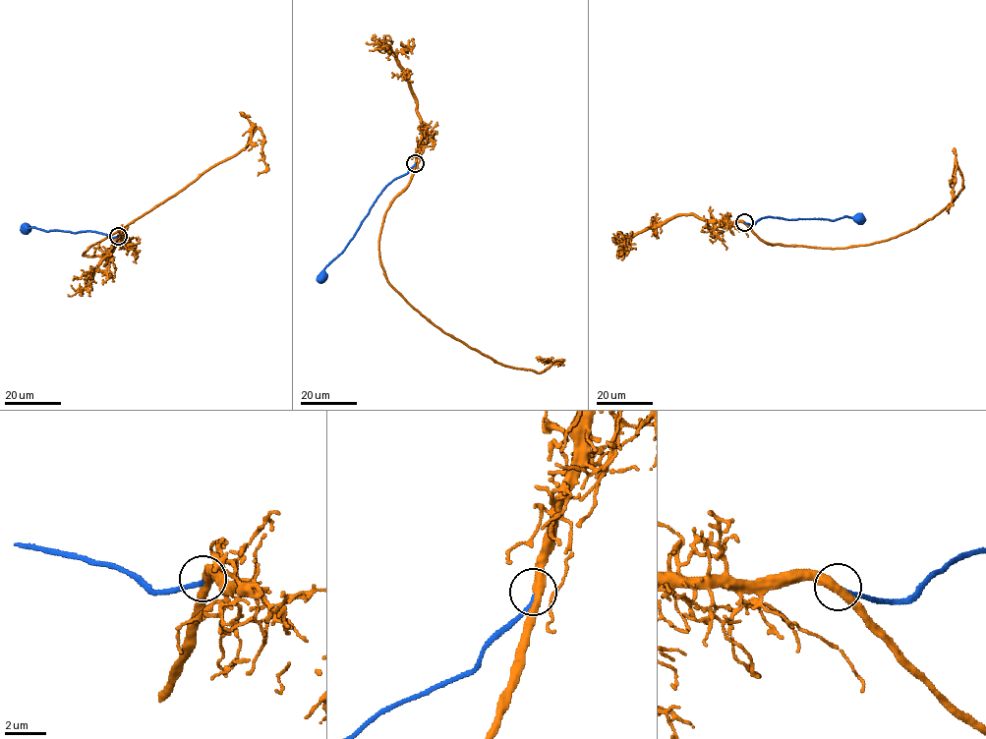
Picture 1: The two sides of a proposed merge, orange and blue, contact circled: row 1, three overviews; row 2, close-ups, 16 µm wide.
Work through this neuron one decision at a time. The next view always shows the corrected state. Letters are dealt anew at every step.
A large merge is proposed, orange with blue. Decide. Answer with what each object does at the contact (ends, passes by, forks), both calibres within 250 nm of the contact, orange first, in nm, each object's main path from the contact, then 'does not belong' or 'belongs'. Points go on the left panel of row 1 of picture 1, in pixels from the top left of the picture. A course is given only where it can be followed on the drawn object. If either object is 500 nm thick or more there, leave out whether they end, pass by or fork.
orange passes by; blue ends there; 400 nm thick on the orange side, 200 nm on the other; orange runs (117, 236), (108, 254), (83, 255), (91, 246), (236, 155), (257, 129), (263, 137), (265, 165), (258, 176); blue runs (117, 236), (110, 237), (88, 231), (76, 233), (28, 228); belongs

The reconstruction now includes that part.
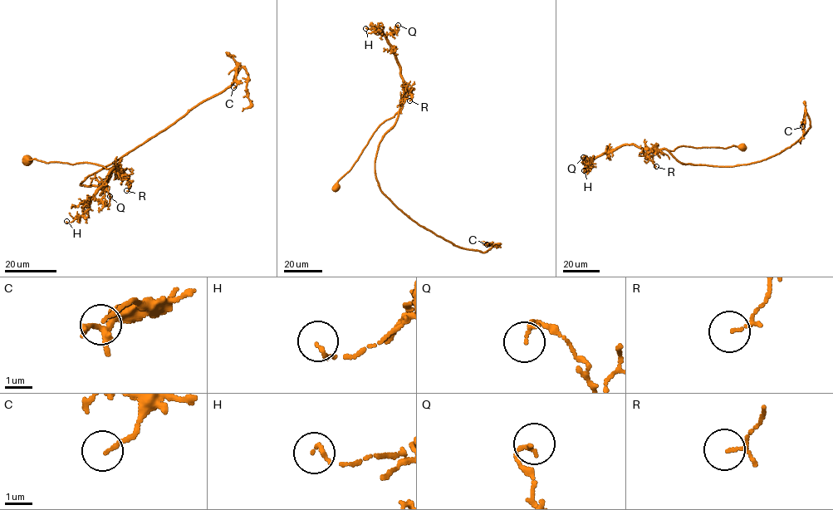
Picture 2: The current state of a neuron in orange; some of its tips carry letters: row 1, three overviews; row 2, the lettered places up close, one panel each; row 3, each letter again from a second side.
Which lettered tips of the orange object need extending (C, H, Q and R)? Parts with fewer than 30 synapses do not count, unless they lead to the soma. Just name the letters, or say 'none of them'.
none of them

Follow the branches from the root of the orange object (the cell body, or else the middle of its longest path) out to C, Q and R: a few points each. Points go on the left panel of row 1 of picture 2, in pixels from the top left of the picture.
C: (29, 160), (111, 168), (104, 183), (80, 185), (89, 175), (225, 90), (240, 65), (233, 87)
Q: (29, 160), (71, 164), (85, 162), (119, 168), (113, 167), (95, 198), (108, 206), (110, 196)
R: (29, 160), (71, 164), (85, 162), (109, 169), (114, 166), (123, 169), (130, 186), (126, 190)

